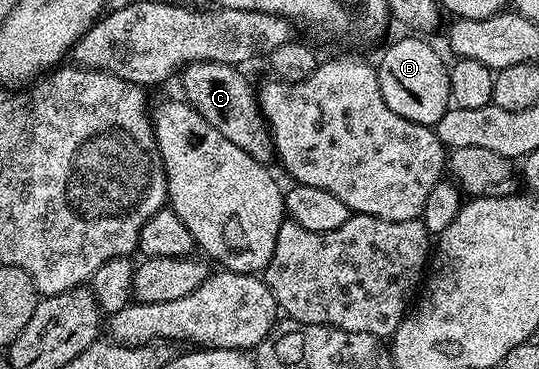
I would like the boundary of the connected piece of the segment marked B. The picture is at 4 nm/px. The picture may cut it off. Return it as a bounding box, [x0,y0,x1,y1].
[377,35,452,126]

